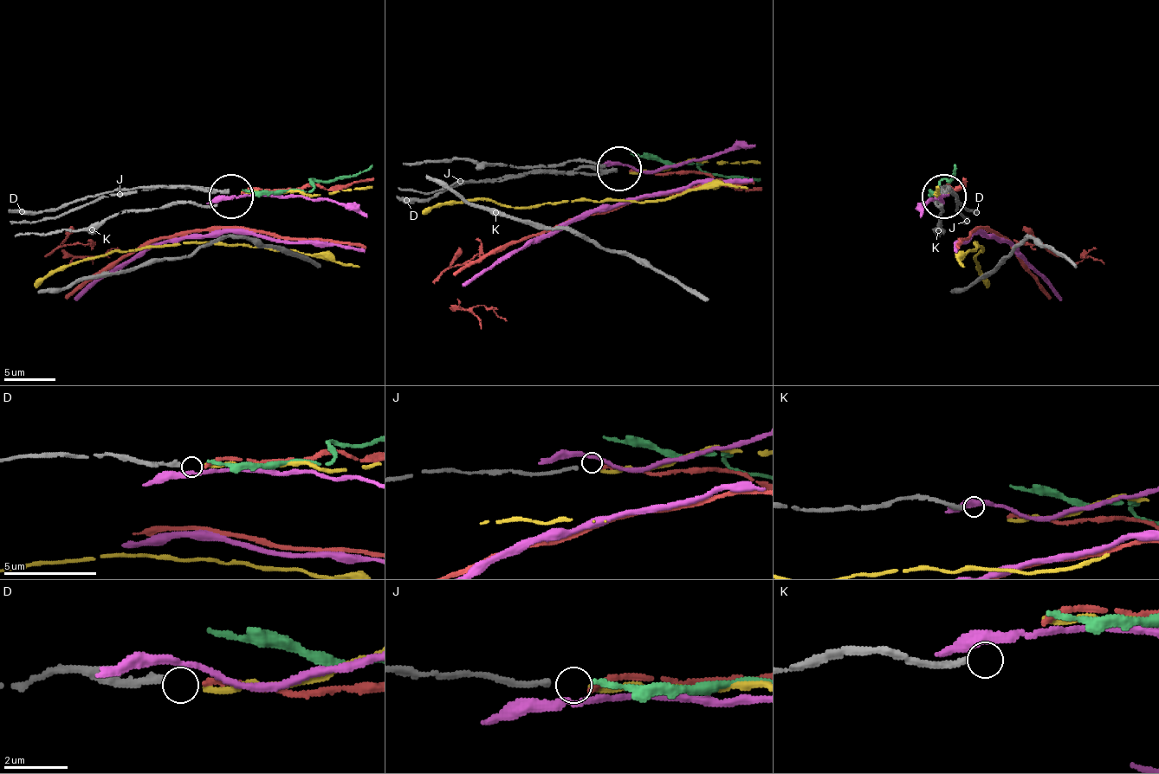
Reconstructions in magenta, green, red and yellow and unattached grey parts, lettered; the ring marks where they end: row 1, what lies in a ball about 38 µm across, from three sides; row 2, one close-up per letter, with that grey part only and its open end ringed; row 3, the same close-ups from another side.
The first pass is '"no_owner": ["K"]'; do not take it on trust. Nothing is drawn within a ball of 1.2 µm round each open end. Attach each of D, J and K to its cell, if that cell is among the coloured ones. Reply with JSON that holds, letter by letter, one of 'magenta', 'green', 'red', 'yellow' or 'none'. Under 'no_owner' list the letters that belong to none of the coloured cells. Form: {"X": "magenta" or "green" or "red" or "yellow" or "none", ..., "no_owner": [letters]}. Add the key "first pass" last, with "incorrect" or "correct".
{"D": "red", "J": "yellow", "K": "none", "no_owner": ["K"], "first pass": "correct"}

